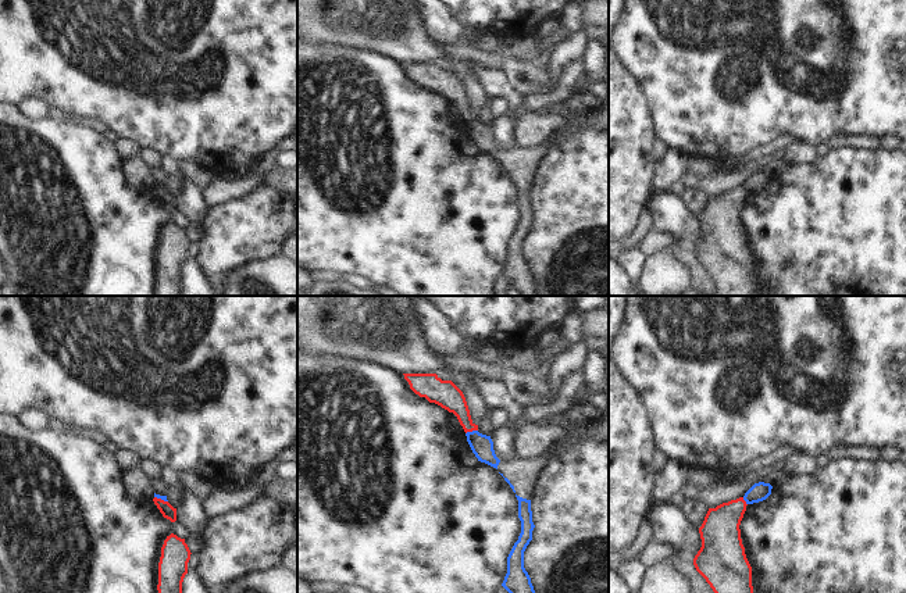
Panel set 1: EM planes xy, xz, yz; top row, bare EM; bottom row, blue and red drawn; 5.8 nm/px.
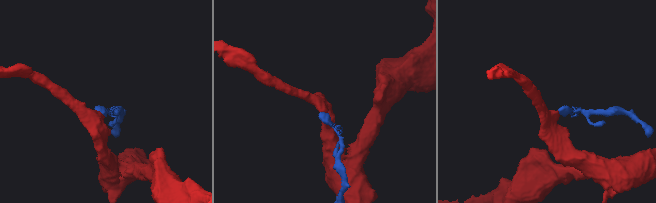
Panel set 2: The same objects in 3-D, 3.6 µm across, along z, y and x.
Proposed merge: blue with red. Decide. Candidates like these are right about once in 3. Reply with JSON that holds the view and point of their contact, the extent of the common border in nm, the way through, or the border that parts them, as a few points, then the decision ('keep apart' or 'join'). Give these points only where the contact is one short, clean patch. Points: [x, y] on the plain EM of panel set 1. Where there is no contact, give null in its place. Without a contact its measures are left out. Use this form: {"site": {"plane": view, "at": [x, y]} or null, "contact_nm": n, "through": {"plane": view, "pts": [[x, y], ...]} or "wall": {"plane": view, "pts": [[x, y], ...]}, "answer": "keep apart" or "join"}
{"site": {"plane": "xz", "at": [473, 120]}, "contact_nm": 80, "wall": {"plane": "xz", "pts": [[477, 118], [466, 122]]}, "answer": "keep apart"}

